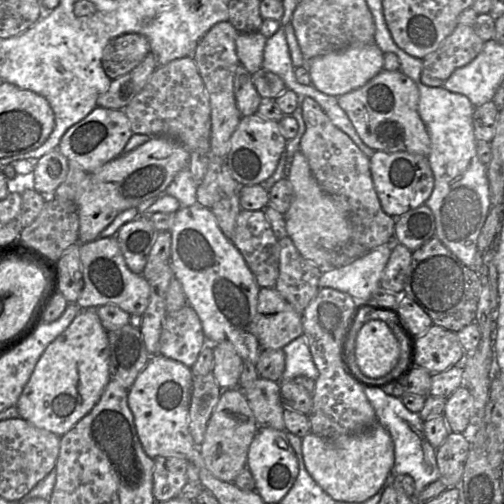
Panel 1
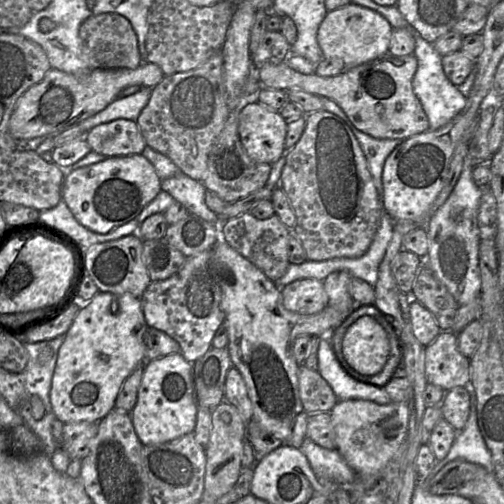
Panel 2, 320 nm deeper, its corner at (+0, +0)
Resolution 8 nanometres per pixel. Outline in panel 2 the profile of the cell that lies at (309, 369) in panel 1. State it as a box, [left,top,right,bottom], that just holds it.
[317,335,392,405]

